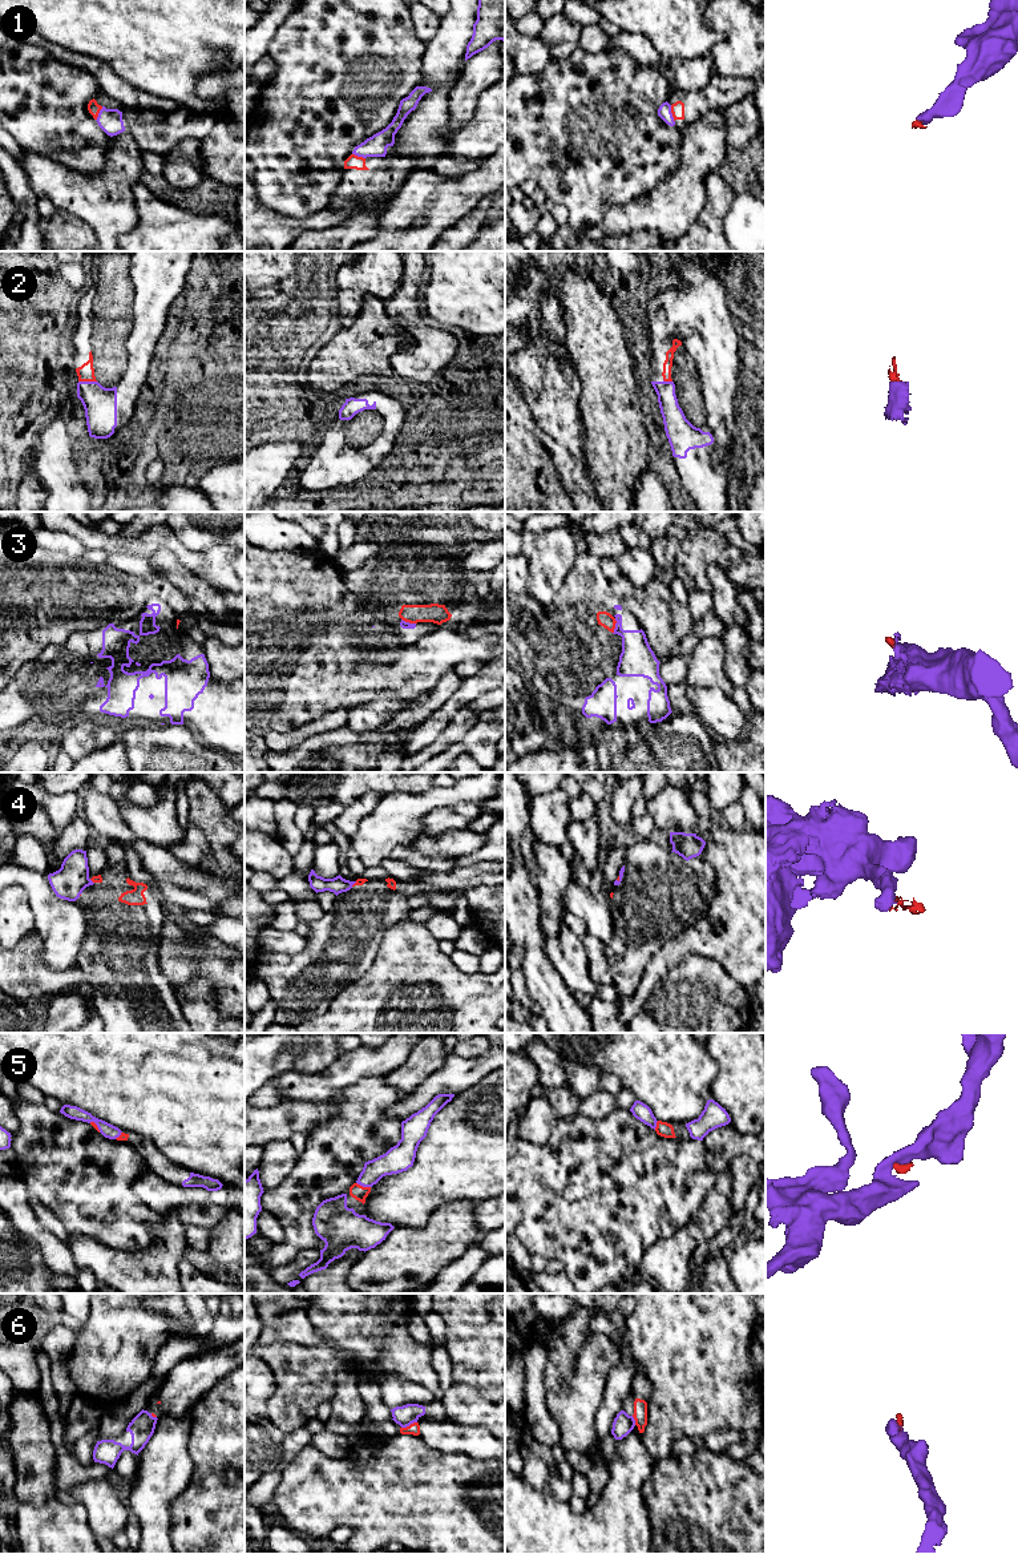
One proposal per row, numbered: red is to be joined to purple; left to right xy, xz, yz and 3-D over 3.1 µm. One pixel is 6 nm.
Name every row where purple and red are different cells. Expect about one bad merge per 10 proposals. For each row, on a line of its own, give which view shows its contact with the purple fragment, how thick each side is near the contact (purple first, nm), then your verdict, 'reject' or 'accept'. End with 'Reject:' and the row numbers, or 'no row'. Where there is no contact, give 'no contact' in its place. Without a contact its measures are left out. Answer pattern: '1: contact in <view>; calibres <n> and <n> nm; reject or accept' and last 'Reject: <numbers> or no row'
1: contact in yz; calibres 80 and 80 nm; accept
2: contact in xy; calibres 200 and 100 nm; accept
3: contact in yz; calibres 200 and 90 nm; accept
4: contact in yz; calibres 30 and 20 nm; reject
5: contact in xz; calibres 150 and 90 nm; accept
6: contact in xz; calibres 120 and 70 nm; accept
Reject: 4

